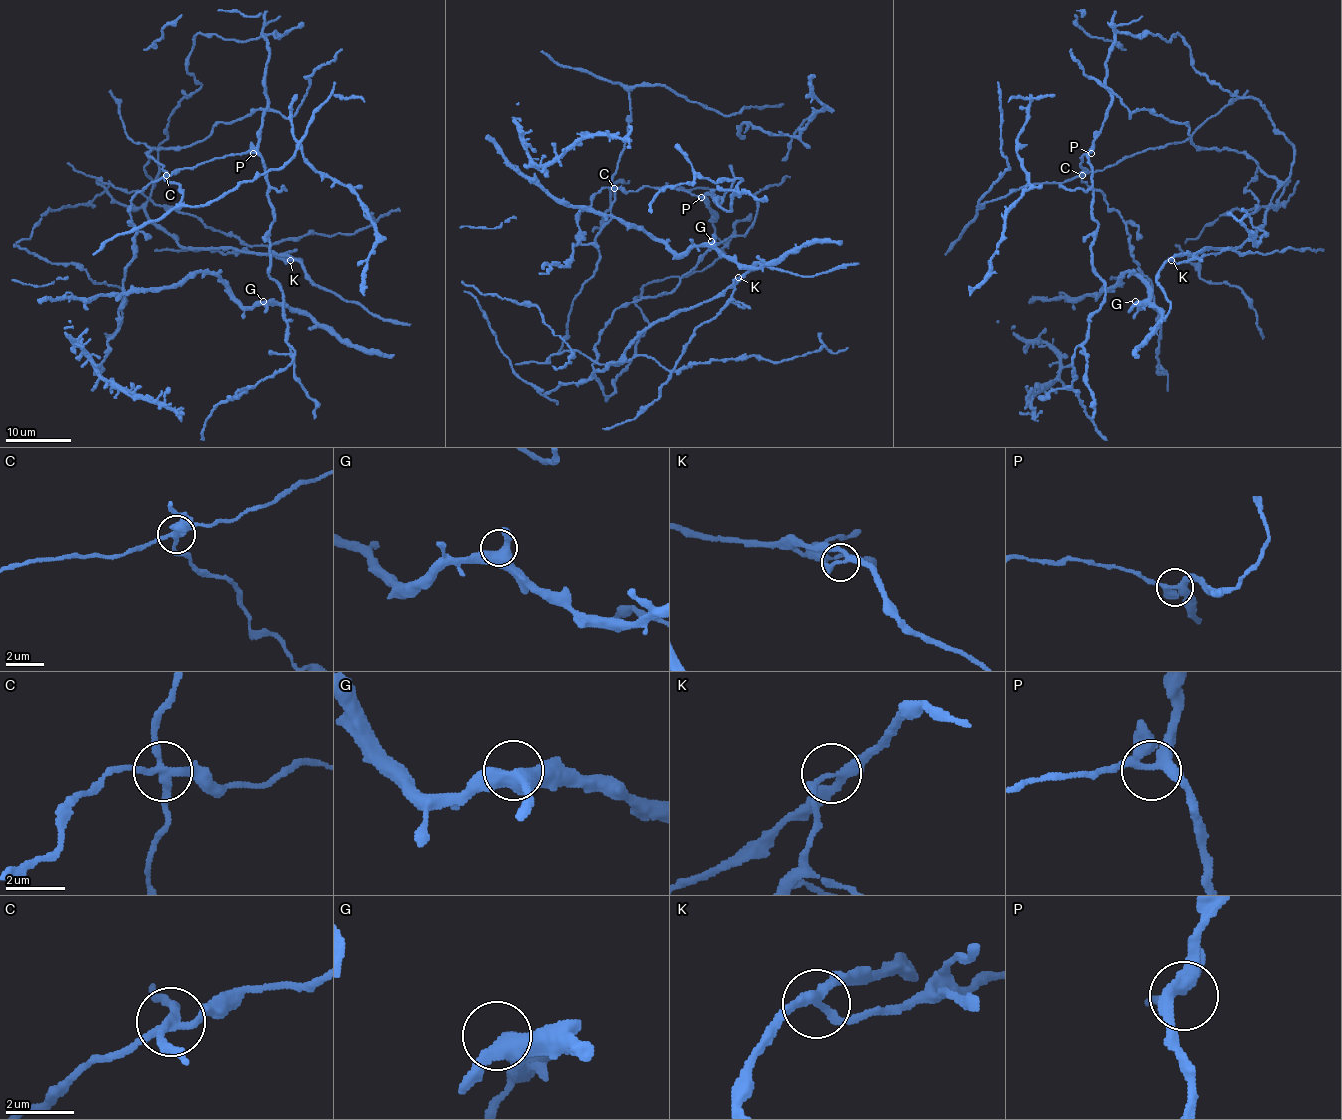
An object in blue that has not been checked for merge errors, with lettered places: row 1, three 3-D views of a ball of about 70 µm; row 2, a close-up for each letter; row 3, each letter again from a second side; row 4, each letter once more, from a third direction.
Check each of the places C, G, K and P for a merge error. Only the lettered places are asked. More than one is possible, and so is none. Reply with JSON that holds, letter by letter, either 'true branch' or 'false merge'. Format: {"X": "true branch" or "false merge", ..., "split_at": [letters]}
{"C": "false merge", "G": "true branch", "K": "true branch", "P": "true branch", "split_at": ["C"]}

